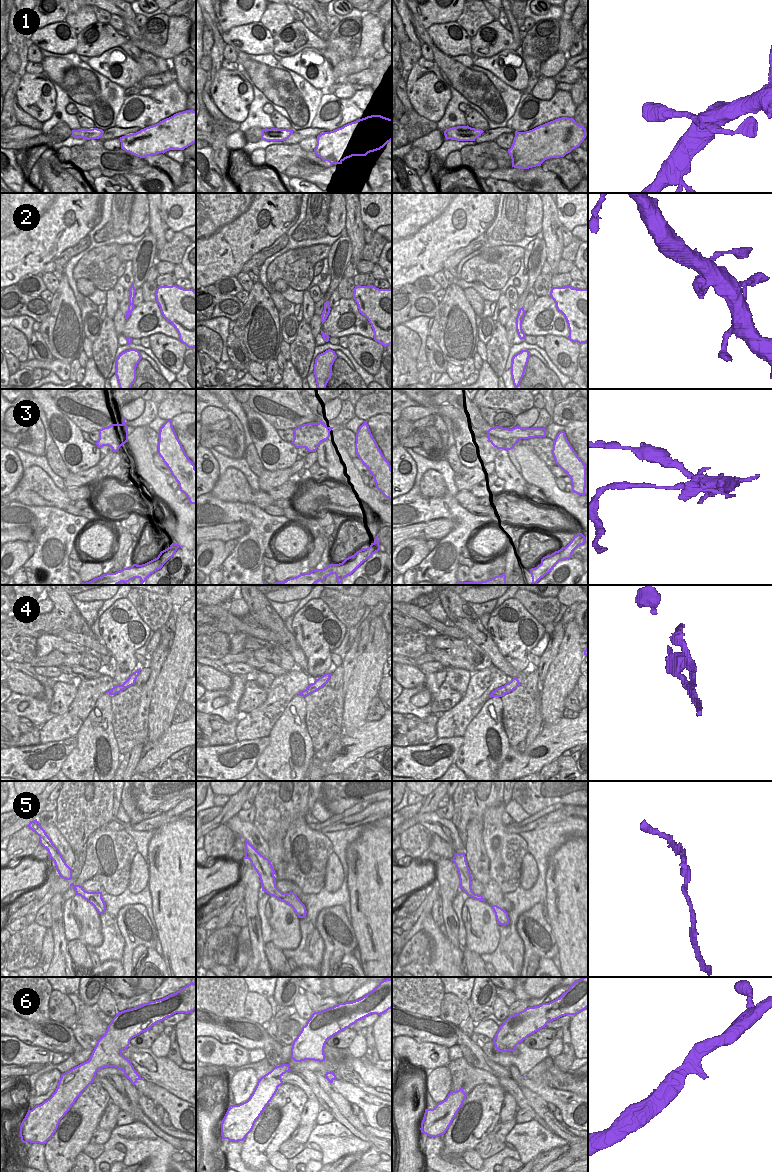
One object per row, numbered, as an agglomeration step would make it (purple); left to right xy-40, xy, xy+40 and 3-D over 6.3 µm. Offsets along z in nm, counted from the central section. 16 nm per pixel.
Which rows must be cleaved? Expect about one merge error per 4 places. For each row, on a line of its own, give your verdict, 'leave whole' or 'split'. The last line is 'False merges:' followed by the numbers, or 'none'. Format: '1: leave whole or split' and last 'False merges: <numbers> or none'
1: split
2: leave whole
3: split
4: split
5: leave whole
6: leave whole
False merges: 1, 3, 4

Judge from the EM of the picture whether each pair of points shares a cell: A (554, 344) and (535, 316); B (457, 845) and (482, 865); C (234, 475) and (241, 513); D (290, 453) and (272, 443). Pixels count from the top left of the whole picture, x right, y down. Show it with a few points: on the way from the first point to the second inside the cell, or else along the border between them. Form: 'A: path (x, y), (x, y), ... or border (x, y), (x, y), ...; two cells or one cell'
A: border (544, 335), (560, 335), (567, 338); two cells
B: border (458, 832), (464, 852); two cells
C: border (216, 497), (227, 501), (249, 502), (262, 508); two cells
D: path (286, 453), (283, 453), (276, 446); one cell

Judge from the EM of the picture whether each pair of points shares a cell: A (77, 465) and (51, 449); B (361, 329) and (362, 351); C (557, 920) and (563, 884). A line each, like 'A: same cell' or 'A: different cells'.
A: different cells
B: different cells
C: same cell

